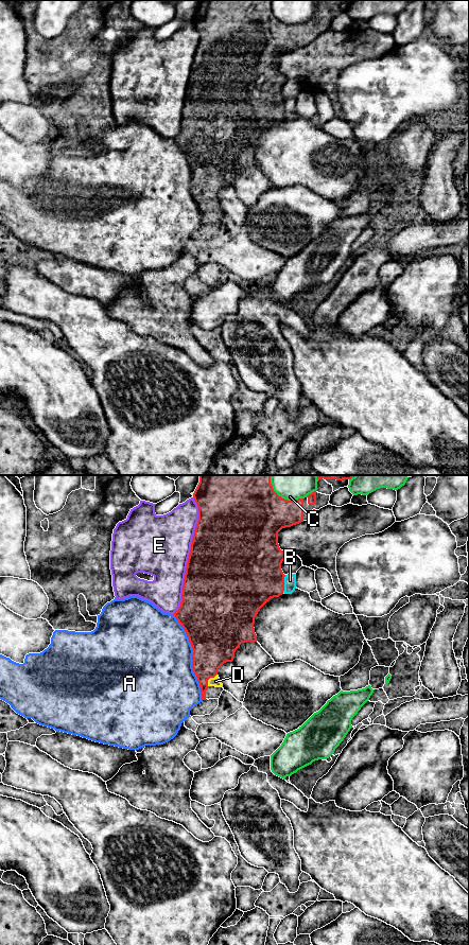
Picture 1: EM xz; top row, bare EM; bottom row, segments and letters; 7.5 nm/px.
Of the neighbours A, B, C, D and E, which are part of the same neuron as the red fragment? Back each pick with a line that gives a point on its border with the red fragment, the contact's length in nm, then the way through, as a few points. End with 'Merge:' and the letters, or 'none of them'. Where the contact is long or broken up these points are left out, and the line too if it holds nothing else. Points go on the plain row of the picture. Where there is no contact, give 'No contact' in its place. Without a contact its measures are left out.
D: Touches red at xz (209, 203). Shared border 120 nm. Path across: xz (212, 170), (209, 178), (209, 203), (215, 206)
Merge: D

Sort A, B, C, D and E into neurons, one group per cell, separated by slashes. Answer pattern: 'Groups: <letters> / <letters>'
Groups: A / B / C / D / E

